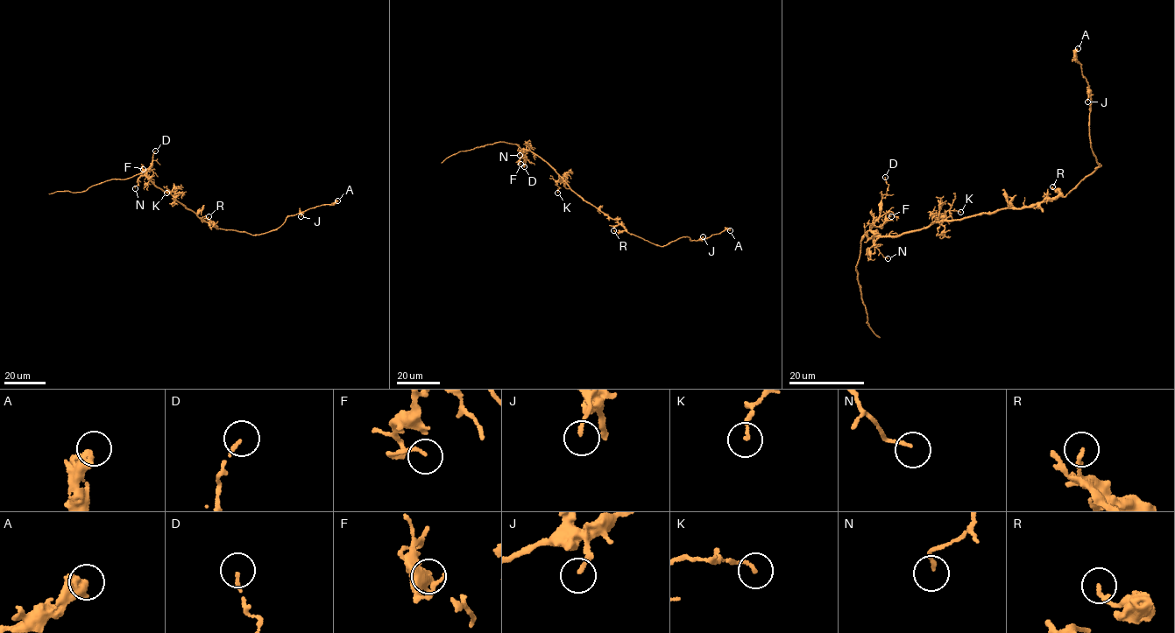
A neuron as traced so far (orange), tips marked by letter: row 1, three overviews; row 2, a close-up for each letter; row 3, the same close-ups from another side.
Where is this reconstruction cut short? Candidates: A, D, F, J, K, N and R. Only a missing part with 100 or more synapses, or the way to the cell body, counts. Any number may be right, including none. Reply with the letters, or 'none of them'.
none of them

